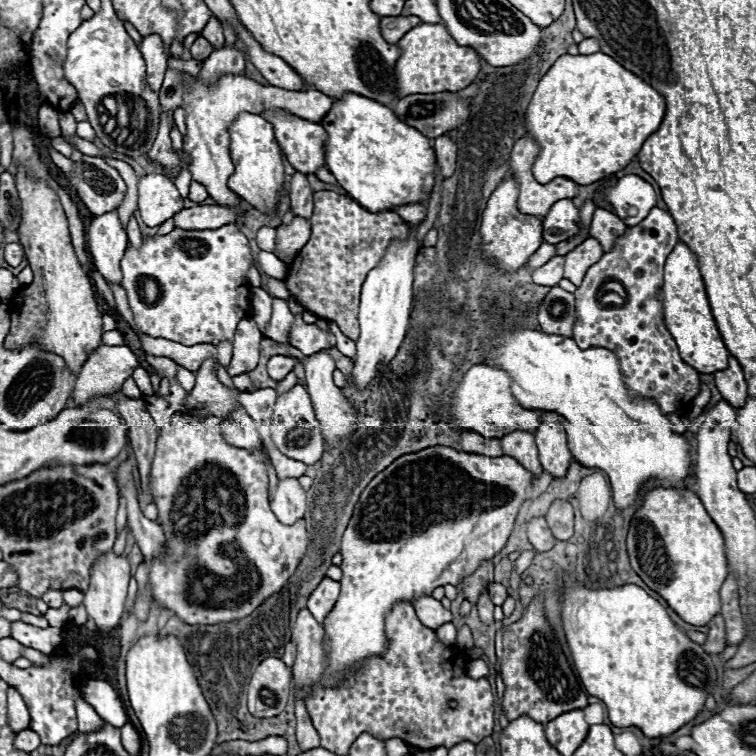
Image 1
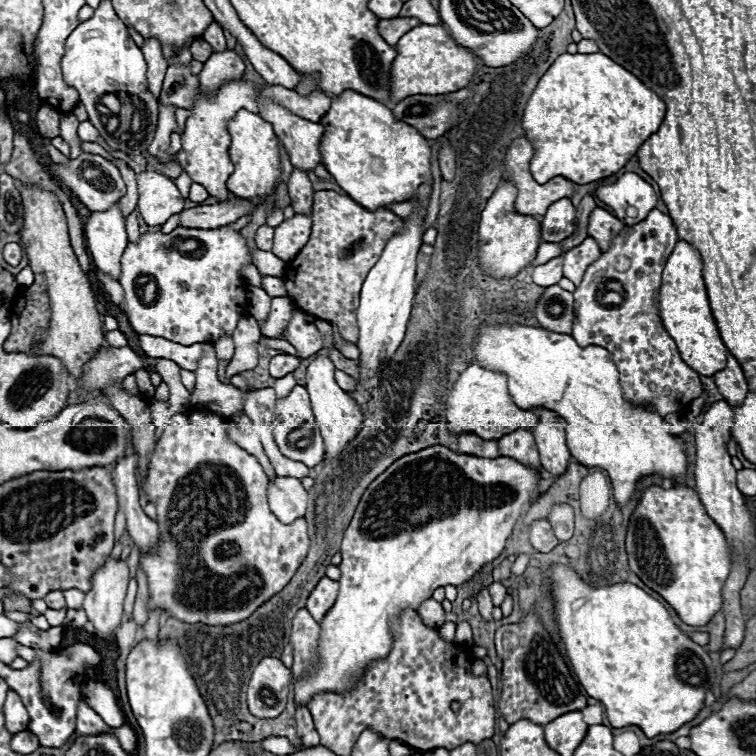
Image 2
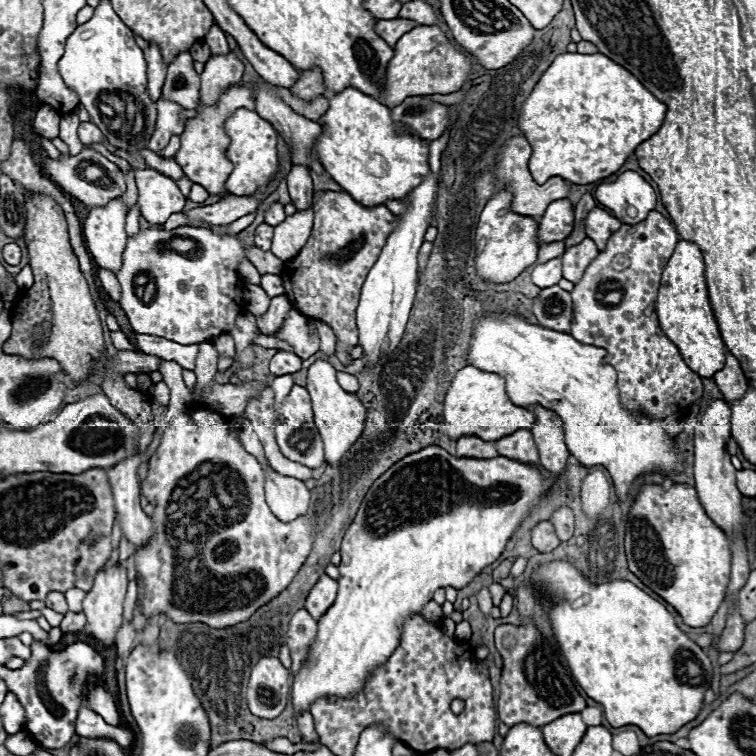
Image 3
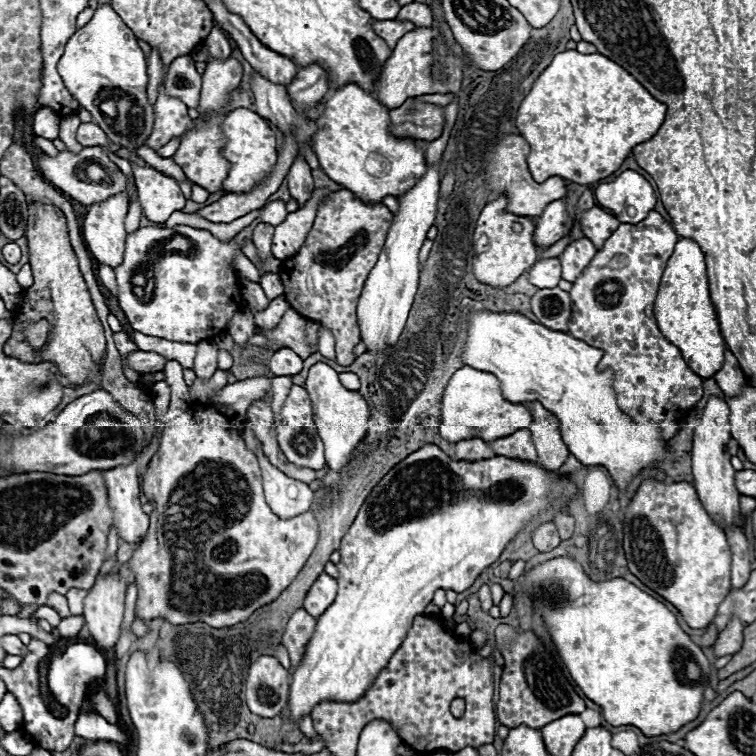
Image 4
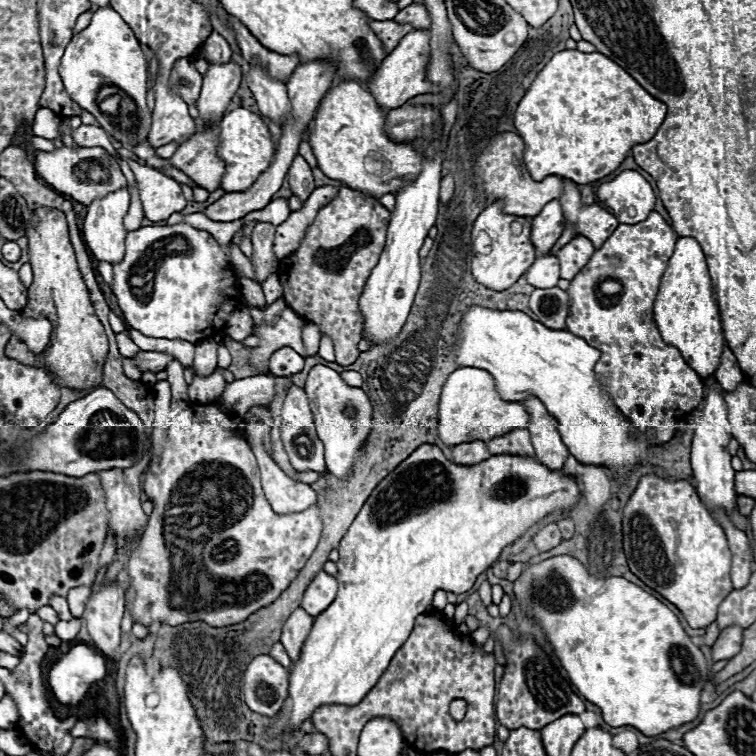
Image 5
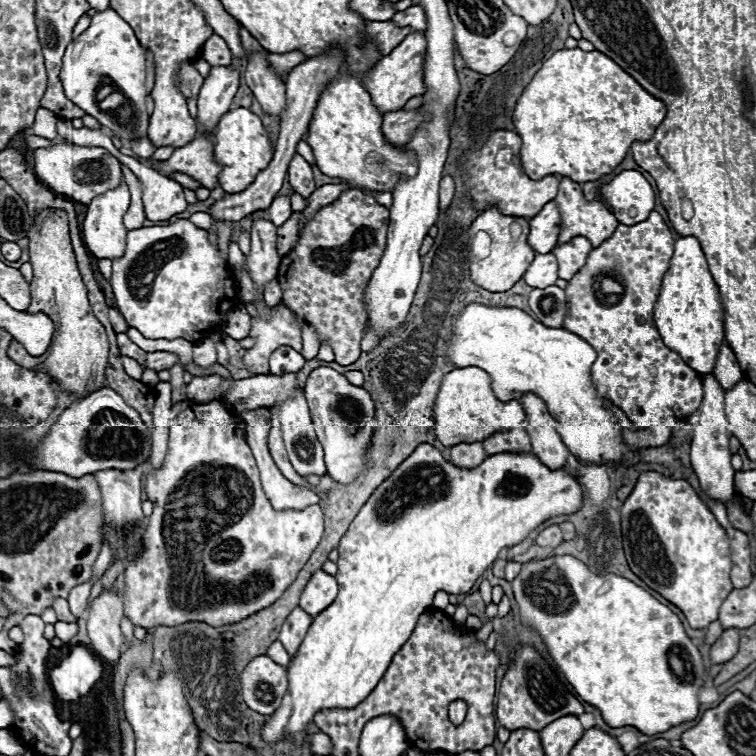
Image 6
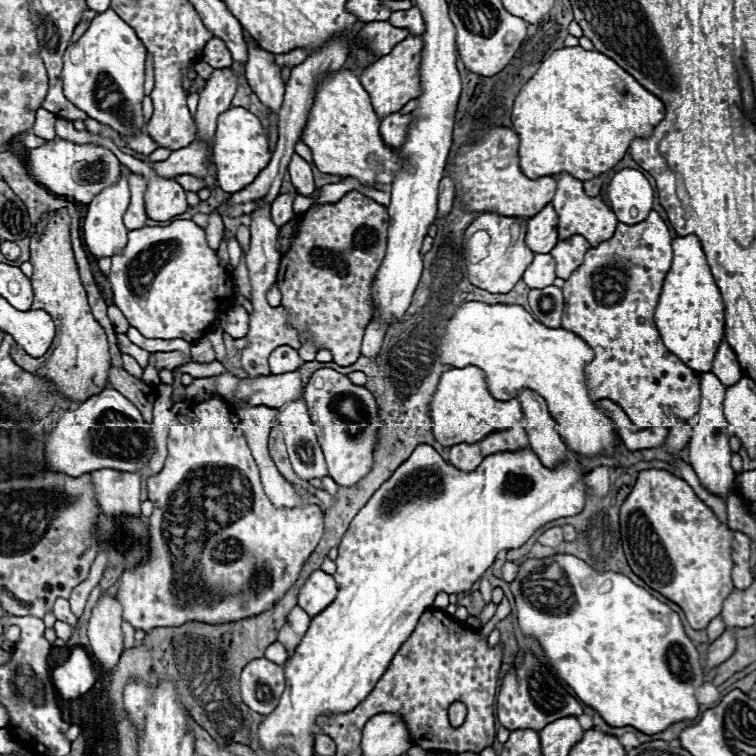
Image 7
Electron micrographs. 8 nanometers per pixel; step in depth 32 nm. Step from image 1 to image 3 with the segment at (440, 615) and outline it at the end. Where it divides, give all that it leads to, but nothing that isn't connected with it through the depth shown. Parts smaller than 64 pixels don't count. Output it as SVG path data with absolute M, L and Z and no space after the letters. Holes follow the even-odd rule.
M430 600L424 608L422 608L422 612L420 612L426 620L430 620L430 622L444 622L444 616L442 616L442 608L434 602L434 600Z

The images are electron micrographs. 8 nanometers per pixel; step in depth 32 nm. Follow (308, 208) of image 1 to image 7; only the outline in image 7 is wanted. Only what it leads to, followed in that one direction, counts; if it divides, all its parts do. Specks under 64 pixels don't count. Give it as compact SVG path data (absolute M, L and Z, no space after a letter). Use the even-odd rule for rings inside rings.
M298 154L292 156L288 172L290 172L290 182L296 186L296 190L302 196L308 196L316 190L314 178L312 178L312 166L302 156L298 156Z

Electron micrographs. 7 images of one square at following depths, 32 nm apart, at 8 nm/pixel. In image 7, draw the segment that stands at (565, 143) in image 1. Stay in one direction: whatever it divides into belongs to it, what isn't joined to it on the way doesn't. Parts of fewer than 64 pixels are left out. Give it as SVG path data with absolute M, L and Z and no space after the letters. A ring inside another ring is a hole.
M558 48L536 70L536 74L522 86L512 106L512 126L520 138L520 170L528 178L552 176L570 172L574 178L590 180L612 170L626 154L630 142L638 136L650 136L654 126L664 118L664 104L658 96L648 92L612 58L596 50Z

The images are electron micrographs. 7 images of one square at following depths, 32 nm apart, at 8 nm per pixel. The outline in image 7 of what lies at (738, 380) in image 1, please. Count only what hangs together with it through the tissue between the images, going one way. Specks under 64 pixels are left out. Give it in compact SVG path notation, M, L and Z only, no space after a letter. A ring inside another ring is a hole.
M728 342L720 344L716 358L714 358L714 364L712 364L712 374L716 374L716 378L720 378L720 382L724 382L726 388L736 384L742 378L744 372L736 360L736 354L728 346Z

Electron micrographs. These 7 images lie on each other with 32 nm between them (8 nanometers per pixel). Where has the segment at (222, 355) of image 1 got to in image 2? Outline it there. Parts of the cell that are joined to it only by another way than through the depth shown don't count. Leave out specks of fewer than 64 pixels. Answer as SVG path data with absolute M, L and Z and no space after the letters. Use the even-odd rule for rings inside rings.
M231 337L220 338L220 340L214 344L214 348L216 348L218 358L222 361L229 362L234 355L234 342Z

